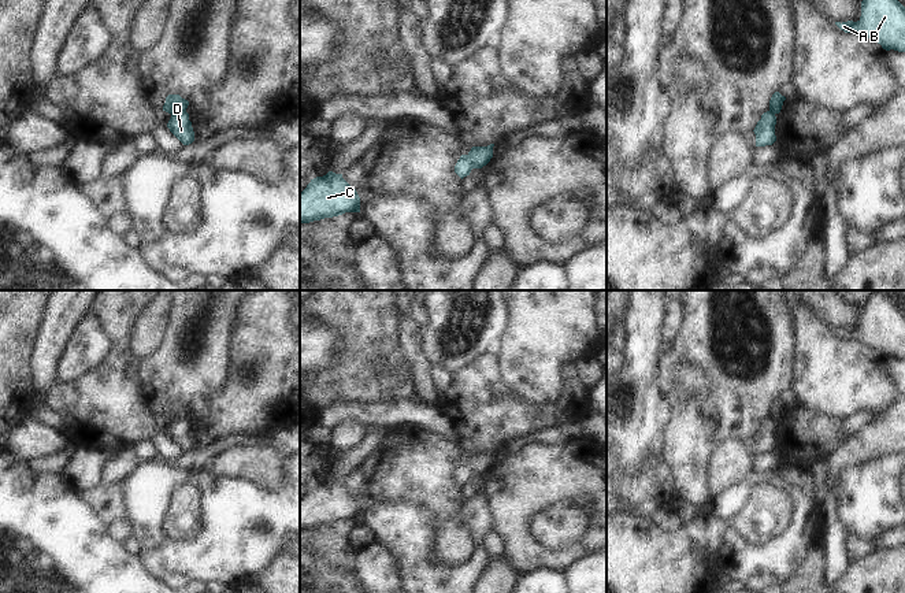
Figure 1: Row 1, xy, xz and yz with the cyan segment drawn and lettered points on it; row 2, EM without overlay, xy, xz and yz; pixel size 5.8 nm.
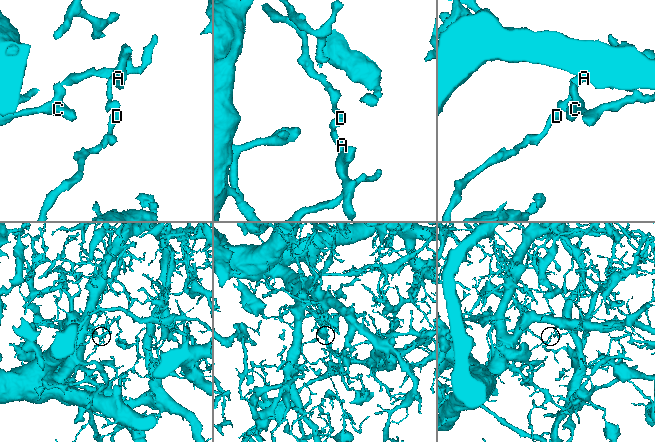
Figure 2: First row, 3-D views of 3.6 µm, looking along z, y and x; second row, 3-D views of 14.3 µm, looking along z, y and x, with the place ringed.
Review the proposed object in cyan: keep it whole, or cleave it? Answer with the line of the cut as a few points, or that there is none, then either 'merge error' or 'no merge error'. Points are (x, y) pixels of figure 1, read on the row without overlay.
xy (185, 417), (171, 422) | merge error

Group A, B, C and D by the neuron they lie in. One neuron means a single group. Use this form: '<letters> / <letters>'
A B C / D

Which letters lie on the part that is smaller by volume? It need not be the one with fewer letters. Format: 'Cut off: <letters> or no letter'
Cut off: D

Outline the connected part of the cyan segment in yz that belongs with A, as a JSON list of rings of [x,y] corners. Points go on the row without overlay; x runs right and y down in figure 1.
[[[874,290],[861,308],[857,329],[835,329],[845,340],[856,340],[882,352],[883,356],[905,359],[905,314],[886,290]]]

